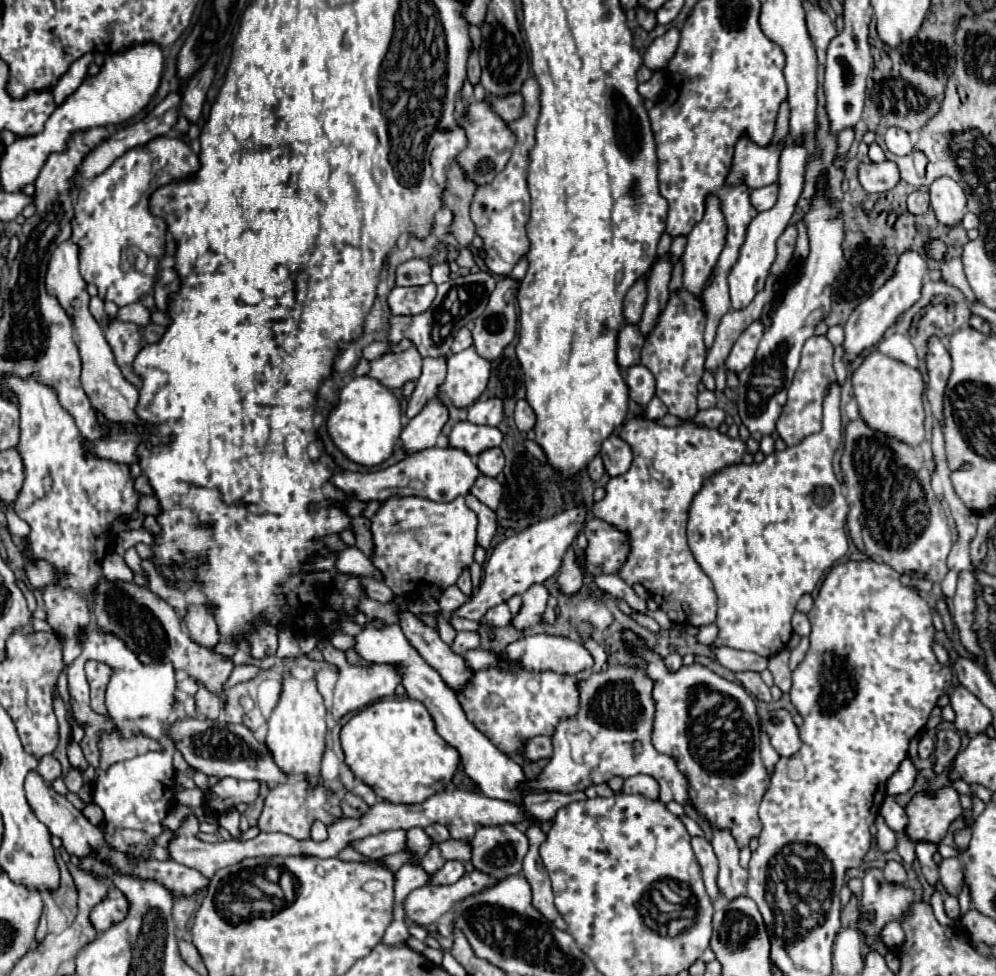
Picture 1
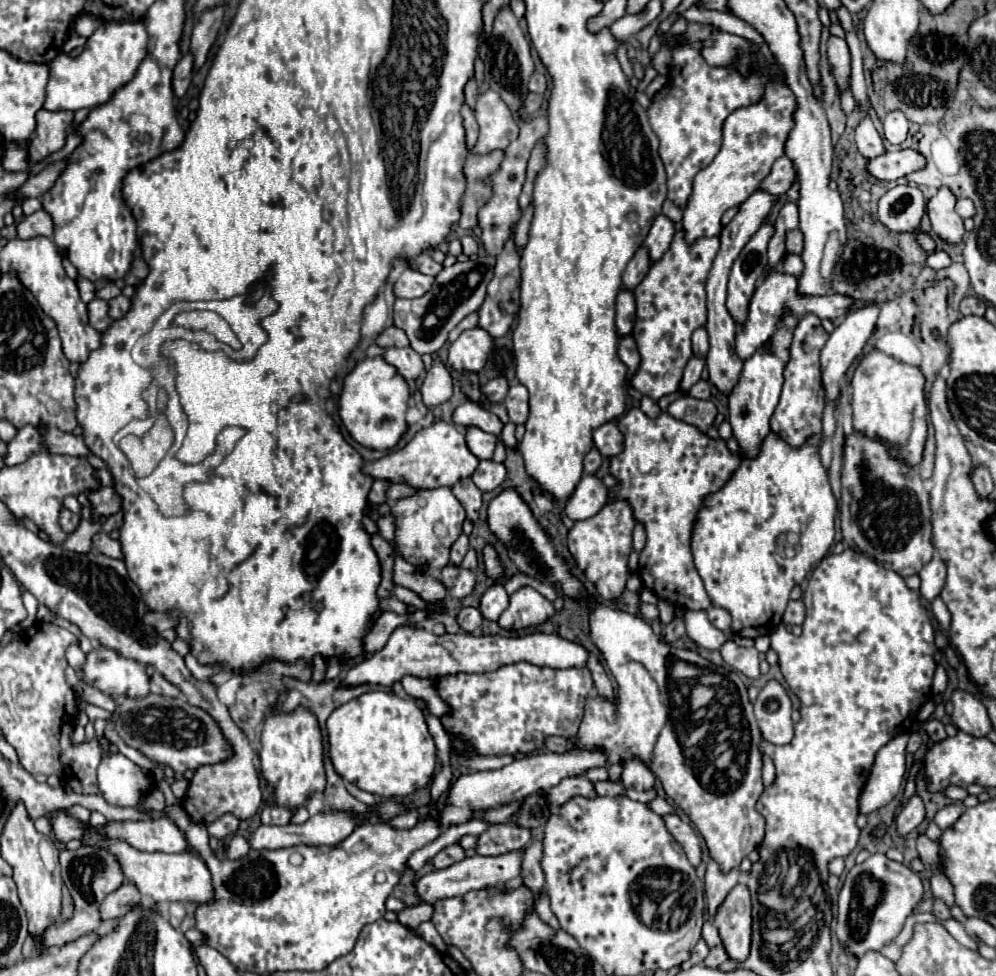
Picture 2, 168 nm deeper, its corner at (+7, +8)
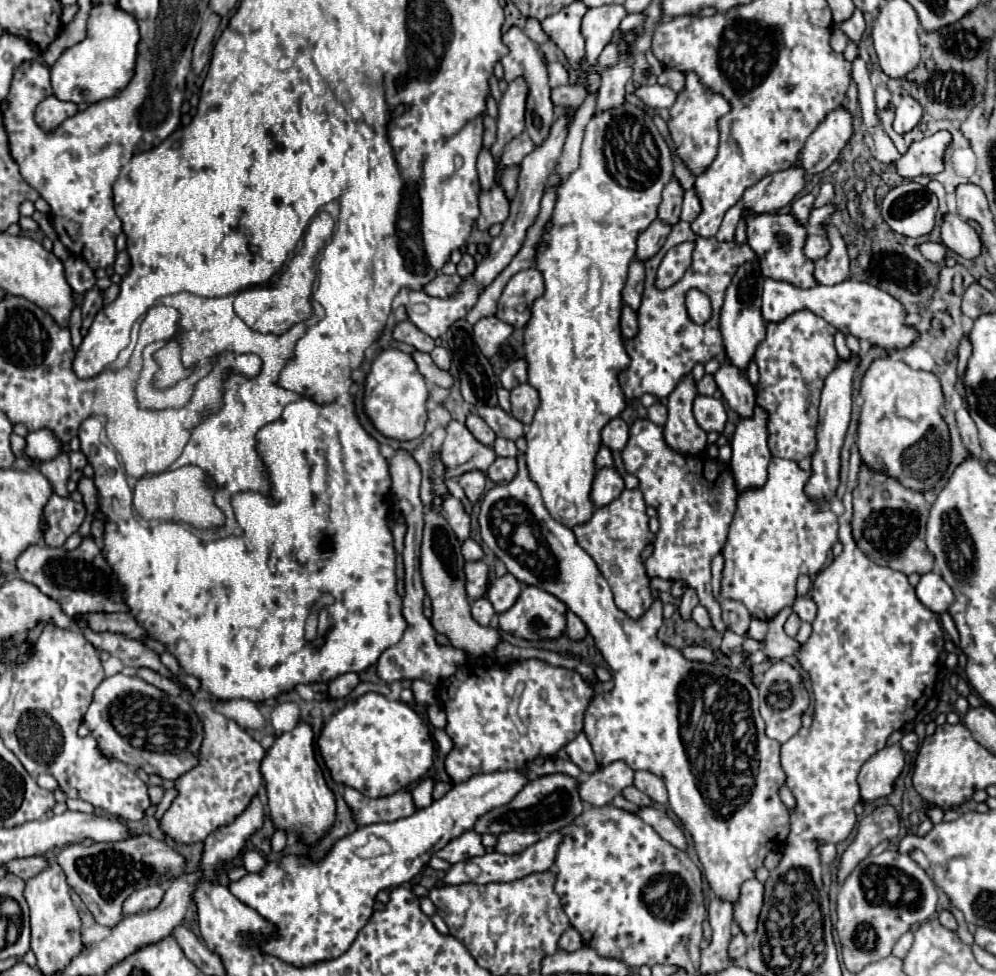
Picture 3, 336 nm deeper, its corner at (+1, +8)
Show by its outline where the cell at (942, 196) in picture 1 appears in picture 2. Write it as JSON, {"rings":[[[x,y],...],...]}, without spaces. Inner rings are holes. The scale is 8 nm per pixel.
{"rings":[[[942,187],[938,193],[928,201],[928,217],[932,221],[932,231],[946,243],[958,245],[964,237],[964,223],[962,217],[954,211],[956,197],[950,189]]]}

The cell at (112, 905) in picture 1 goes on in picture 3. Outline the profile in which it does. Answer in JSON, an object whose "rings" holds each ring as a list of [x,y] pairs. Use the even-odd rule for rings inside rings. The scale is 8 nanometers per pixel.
{"rings":[[[150,885],[144,889],[136,889],[122,905],[122,915],[132,915],[132,913],[142,913],[142,911],[150,911],[154,909],[154,905],[158,905],[158,901],[162,899],[162,887],[158,885]]]}

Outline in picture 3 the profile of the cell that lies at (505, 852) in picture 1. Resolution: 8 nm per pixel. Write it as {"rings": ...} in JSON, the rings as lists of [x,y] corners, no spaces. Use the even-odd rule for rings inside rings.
{"rings":[[[518,831],[500,833],[498,843],[496,843],[494,849],[500,851],[500,853],[520,853],[522,849],[530,847],[536,841],[538,841],[536,833],[518,833]]]}

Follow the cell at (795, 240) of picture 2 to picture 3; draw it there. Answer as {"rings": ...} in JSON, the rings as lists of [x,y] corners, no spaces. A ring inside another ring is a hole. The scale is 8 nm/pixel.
{"rings":[[[808,233],[804,243],[804,255],[812,261],[822,259],[830,251],[830,241],[822,237],[822,233]]]}

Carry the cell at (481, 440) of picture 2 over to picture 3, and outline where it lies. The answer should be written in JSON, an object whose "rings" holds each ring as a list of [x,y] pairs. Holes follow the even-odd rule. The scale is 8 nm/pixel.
{"rings":[[[468,415],[468,419],[466,419],[466,425],[468,425],[468,429],[470,429],[470,433],[482,443],[482,445],[486,445],[486,447],[494,447],[494,441],[496,441],[496,435],[494,435],[494,431],[478,417],[478,415]]]}

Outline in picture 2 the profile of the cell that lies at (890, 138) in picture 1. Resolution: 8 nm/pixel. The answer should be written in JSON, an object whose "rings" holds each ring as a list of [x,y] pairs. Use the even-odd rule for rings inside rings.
{"rings":[[[898,109],[896,111],[890,111],[886,117],[884,117],[884,135],[890,143],[894,145],[900,145],[906,135],[908,135],[908,127],[910,127],[910,121],[904,117],[904,113],[900,113]]]}

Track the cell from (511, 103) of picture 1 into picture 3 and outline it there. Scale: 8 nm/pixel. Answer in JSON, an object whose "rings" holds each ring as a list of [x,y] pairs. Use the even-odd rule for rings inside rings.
{"rings":[[[564,85],[564,87],[556,87],[556,89],[552,89],[550,99],[552,99],[554,105],[564,105],[564,107],[574,105],[574,107],[580,107],[584,95],[586,95],[586,89],[584,89],[582,85],[576,85],[576,87],[572,87],[572,85]]]}

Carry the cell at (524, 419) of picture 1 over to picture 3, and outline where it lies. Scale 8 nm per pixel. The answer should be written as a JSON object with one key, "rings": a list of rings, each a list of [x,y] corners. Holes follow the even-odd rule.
{"rings":[[[522,383],[510,391],[510,403],[512,403],[512,415],[528,427],[538,407],[538,391],[532,385]]]}

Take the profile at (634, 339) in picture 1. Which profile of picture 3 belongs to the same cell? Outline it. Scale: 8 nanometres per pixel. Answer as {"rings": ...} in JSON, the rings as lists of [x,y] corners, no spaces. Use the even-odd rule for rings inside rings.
{"rings":[[[634,259],[634,261],[630,263],[626,287],[624,287],[624,291],[622,291],[622,301],[624,301],[624,305],[628,305],[632,311],[638,311],[638,307],[640,307],[642,289],[644,289],[644,265],[642,265],[638,259]]]}

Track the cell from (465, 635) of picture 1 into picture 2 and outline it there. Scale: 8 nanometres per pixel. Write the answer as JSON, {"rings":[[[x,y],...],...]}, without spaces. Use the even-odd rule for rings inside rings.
{"rings":[[[464,607],[464,609],[460,609],[460,613],[458,613],[456,619],[458,619],[460,627],[462,627],[466,633],[478,633],[484,617],[482,617],[480,609],[476,609],[476,607]]]}

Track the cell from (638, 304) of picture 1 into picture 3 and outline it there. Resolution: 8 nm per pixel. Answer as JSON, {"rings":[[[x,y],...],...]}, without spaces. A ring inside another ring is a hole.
{"rings":[[[654,221],[640,237],[638,237],[638,253],[636,253],[636,259],[638,261],[648,261],[652,259],[660,247],[664,245],[668,233],[670,233],[670,225],[662,225],[662,221]]]}

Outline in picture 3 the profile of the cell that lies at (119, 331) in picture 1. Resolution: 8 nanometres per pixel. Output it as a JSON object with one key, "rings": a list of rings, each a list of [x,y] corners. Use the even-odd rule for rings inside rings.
{"rings":[[[92,289],[84,295],[82,301],[82,327],[88,329],[94,321],[94,317],[102,311],[104,303],[102,303],[102,291],[100,289]]]}

